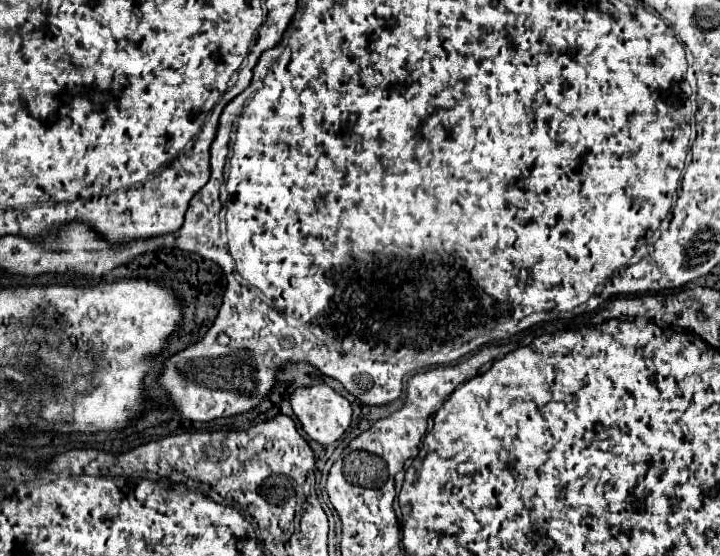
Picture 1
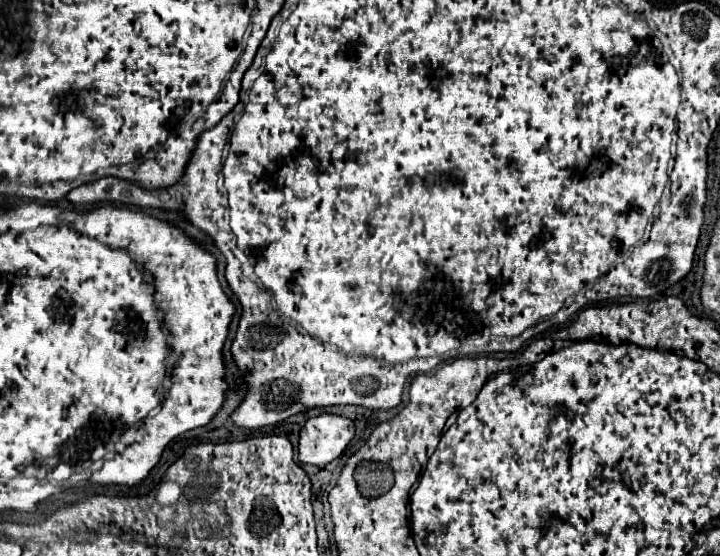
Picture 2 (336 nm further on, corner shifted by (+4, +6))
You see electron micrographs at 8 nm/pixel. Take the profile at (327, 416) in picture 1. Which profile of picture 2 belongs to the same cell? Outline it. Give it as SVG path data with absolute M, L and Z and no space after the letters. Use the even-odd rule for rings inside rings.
M323 413L309 419L299 437L299 461L323 467L337 459L355 437L355 423L343 415Z

